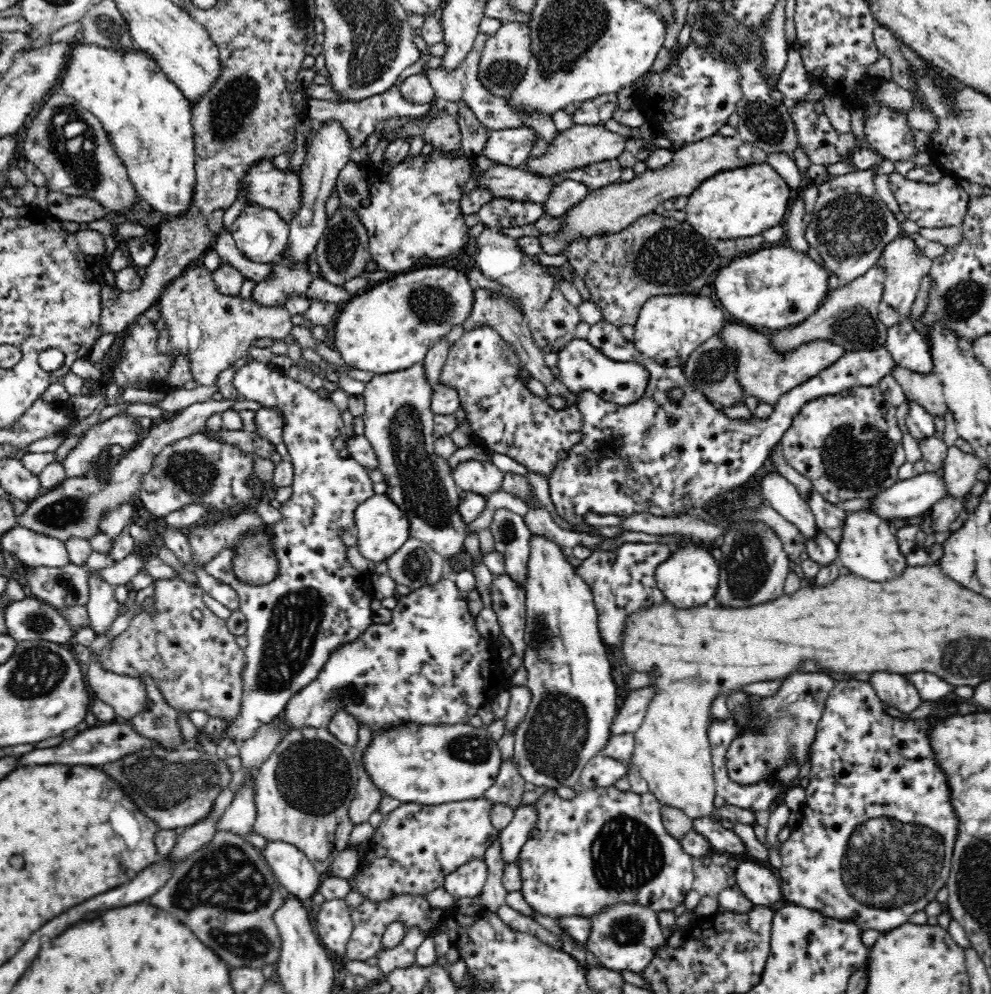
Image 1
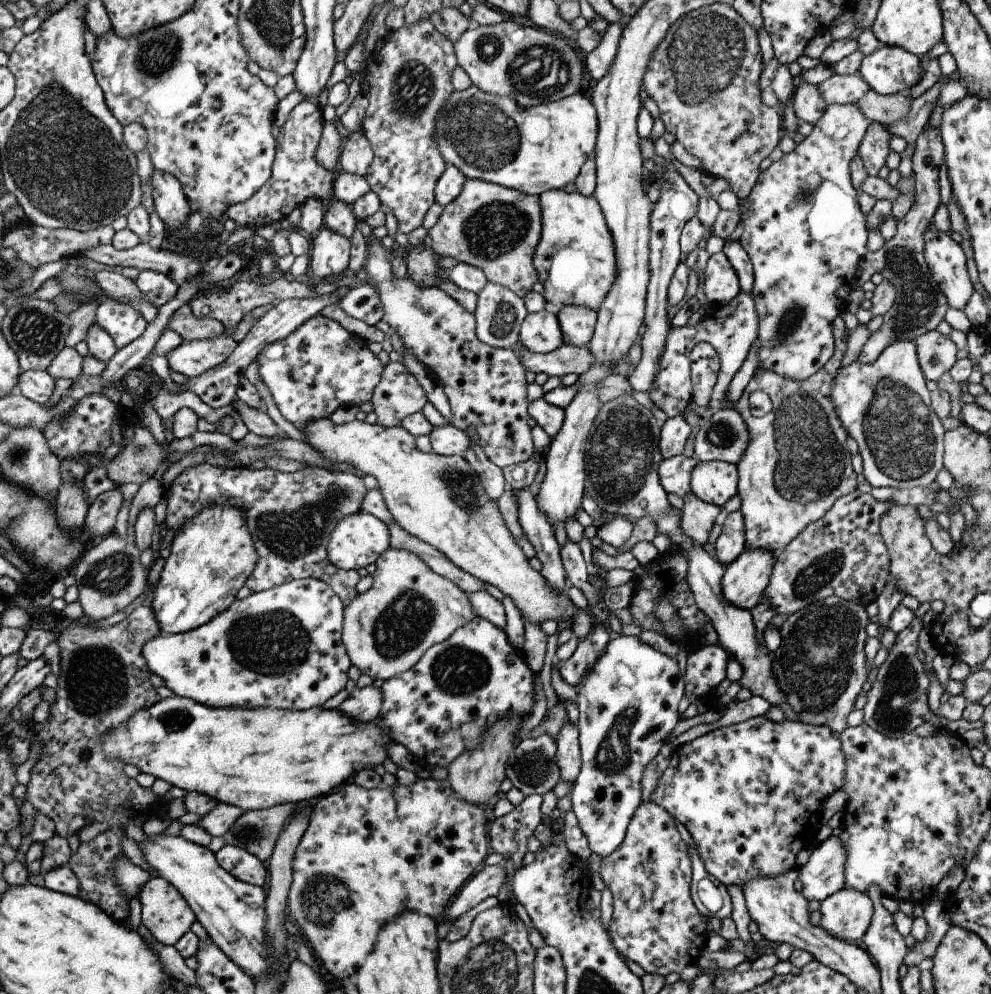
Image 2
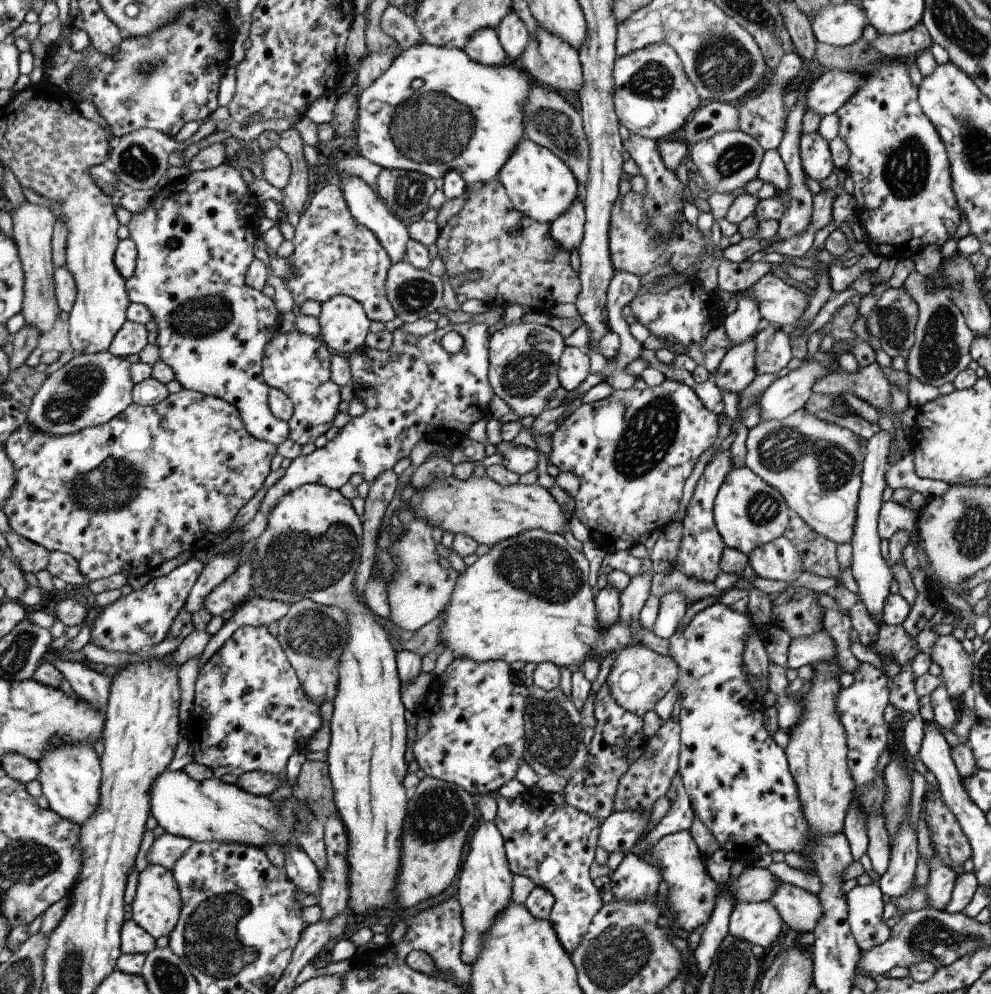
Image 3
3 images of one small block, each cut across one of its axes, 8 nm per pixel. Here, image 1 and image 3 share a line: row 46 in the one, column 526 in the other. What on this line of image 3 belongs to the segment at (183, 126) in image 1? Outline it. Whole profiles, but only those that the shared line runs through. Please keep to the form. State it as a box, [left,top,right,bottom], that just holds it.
[355,45,536,188]

